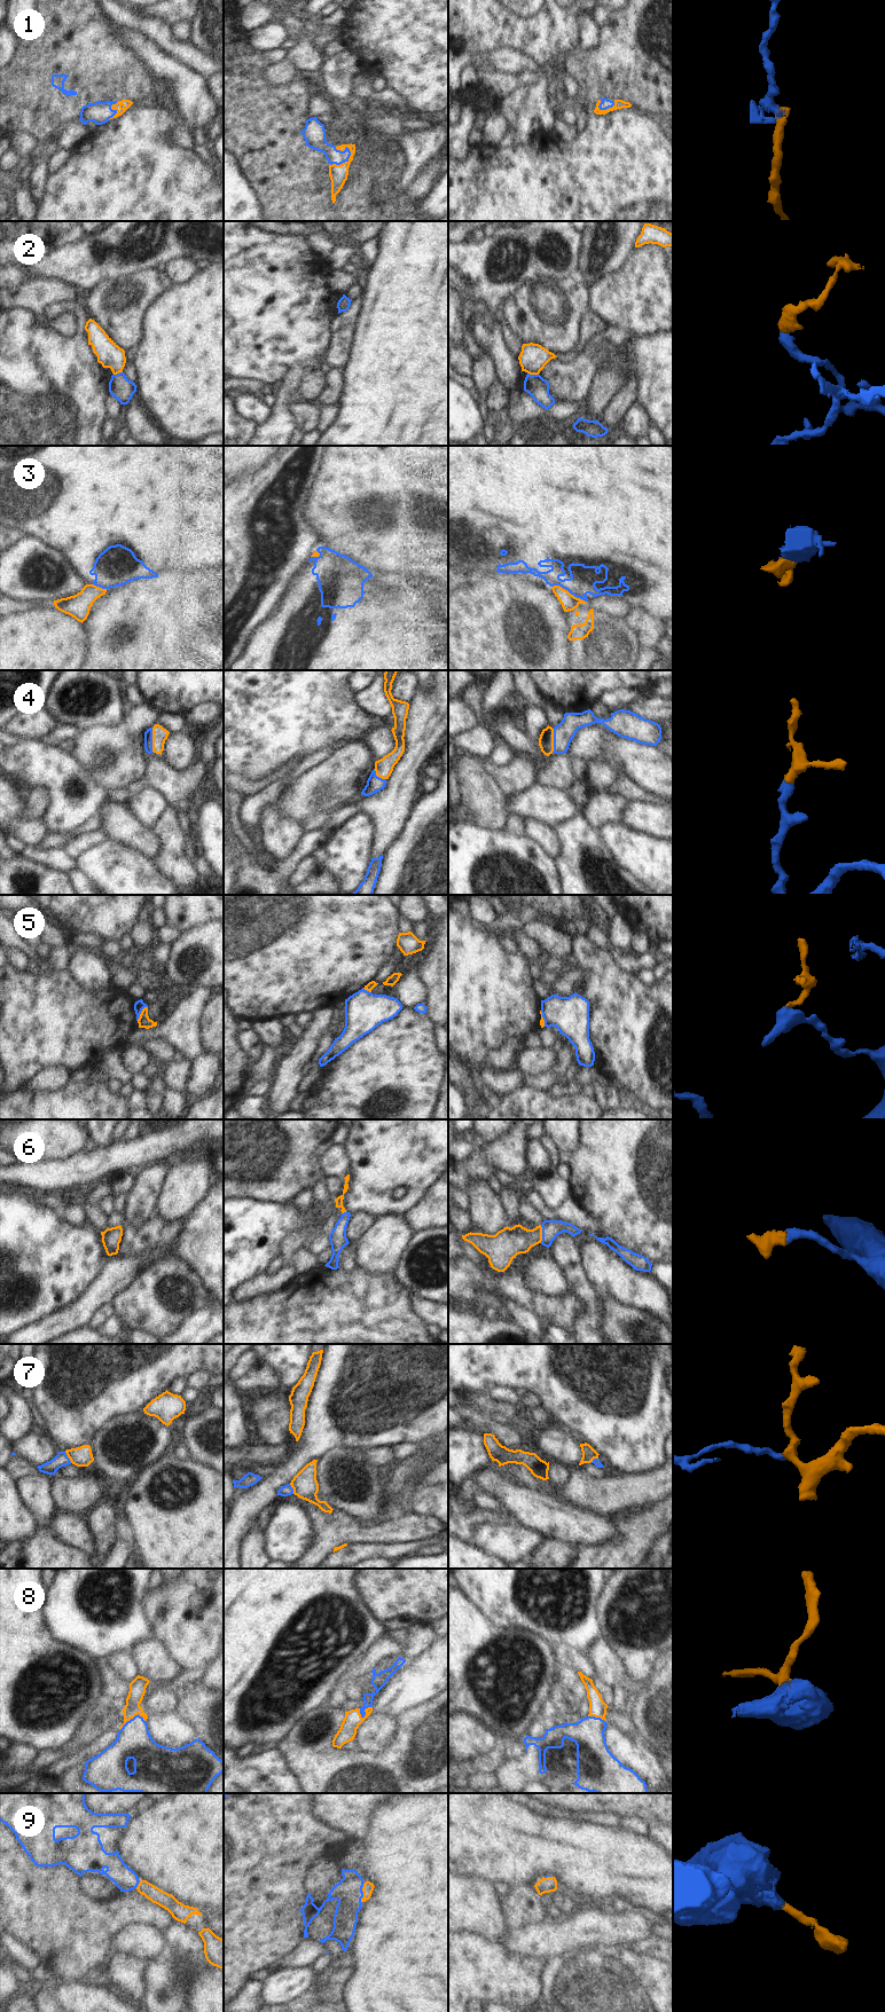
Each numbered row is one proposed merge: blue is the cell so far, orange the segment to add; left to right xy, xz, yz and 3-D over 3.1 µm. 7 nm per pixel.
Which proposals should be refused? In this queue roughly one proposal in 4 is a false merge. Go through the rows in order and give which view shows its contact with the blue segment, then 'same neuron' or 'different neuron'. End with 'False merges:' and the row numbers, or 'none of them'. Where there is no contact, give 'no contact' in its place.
1: meets blue in xz; same neuron
2: meets blue in yz; different neuron
3: meets blue in yz; different neuron
4: meets blue in xy; same neuron
5: meets blue in xy; different neuron
6: meets blue in yz; same neuron
7: meets blue in xy; different neuron
8: meets blue in xy; same neuron
9: meets blue in xz; same neuron
False merges: 2, 3, 5, 7

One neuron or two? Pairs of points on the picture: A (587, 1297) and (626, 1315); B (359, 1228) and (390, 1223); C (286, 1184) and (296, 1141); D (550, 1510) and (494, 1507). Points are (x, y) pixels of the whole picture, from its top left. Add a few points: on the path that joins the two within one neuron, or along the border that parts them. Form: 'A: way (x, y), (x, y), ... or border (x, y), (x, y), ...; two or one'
A: border (597, 1295), (603, 1330); two
B: border (376, 1218), (352, 1242); two
C: way (286, 1173), (286, 1160), (290, 1152); one
D: border (479, 1491), (491, 1495), (503, 1509); two

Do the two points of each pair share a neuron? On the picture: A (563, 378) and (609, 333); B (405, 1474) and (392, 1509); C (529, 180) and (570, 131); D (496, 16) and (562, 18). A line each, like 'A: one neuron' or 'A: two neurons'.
A: one neuron
B: one neuron
C: two neurons
D: one neuron

